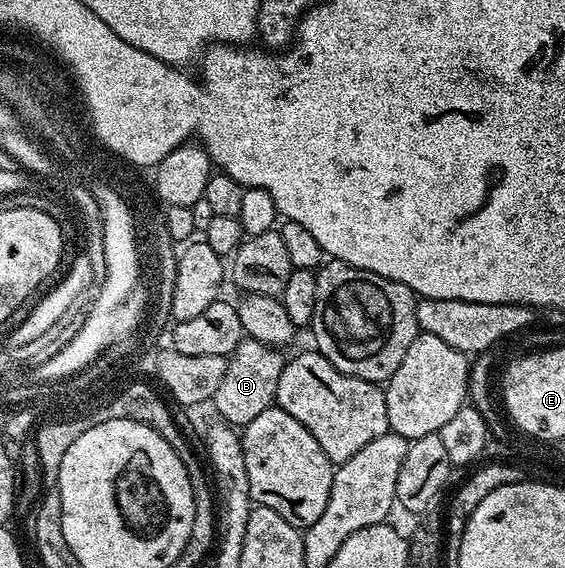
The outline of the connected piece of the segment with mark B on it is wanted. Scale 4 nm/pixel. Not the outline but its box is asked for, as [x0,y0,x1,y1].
[214,336,286,428]

